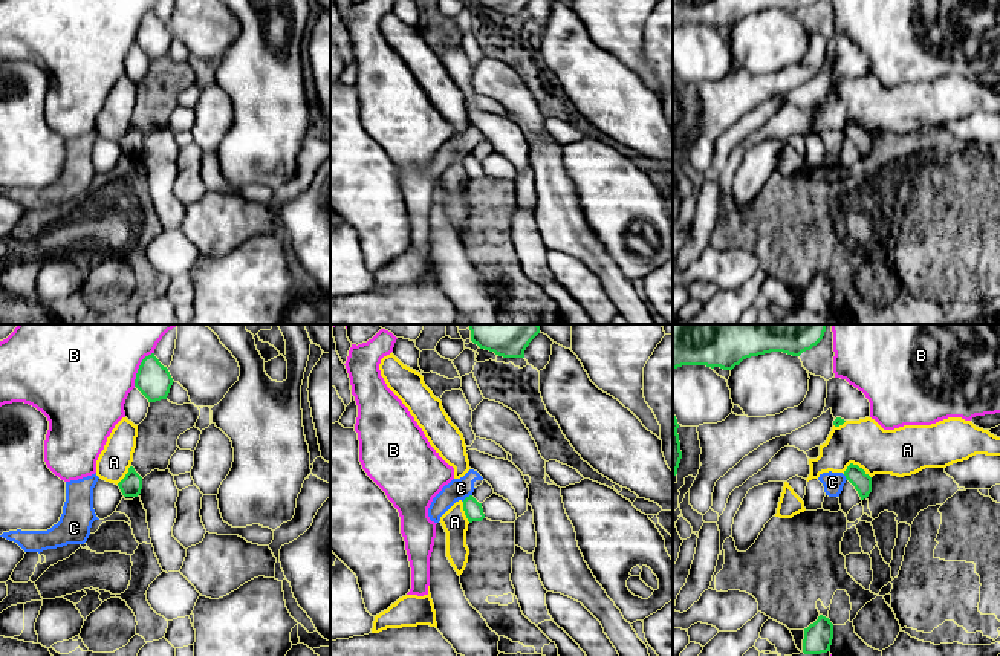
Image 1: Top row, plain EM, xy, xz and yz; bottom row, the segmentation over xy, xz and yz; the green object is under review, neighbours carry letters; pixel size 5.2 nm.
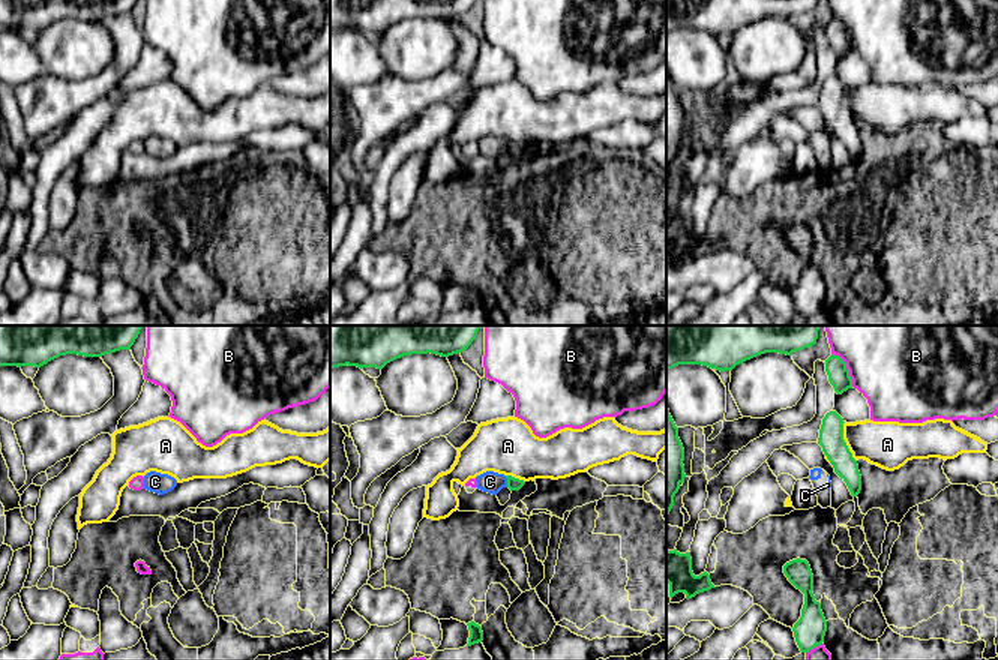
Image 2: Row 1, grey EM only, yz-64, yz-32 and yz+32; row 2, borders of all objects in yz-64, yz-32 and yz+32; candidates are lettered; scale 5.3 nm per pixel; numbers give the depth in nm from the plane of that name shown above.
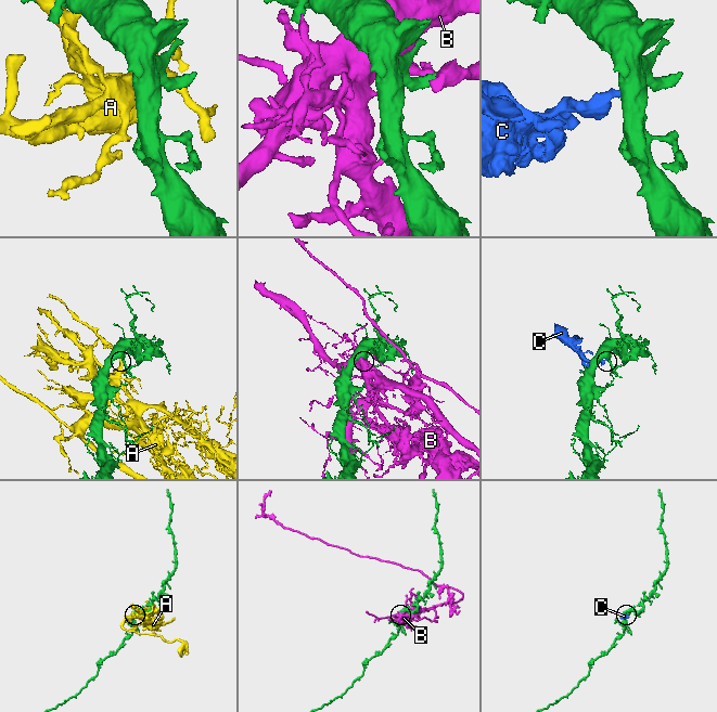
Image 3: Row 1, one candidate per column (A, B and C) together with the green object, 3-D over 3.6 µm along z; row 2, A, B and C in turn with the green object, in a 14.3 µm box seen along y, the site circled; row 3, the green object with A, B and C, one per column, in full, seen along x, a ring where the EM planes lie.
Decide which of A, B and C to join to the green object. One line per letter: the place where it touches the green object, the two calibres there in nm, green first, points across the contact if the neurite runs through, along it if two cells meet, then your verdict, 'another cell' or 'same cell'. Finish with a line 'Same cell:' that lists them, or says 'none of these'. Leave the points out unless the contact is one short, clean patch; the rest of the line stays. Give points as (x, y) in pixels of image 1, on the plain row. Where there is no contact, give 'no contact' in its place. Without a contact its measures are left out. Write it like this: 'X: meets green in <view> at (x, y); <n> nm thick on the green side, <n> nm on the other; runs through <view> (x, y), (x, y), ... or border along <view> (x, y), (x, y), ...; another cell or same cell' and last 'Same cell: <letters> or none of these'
A: meets green in yz at (857, 123); 100 nm thick on the green side, 260 nm on the other; another cell
B: meets green in xy at (139, 25); 180 nm thick on the green side, 400 nm on the other; another cell
C: meets green in xz at (467, 155); 100 nm thick on the green side, 110 nm on the other; border along xz (471, 152), (462, 158); another cell
Same cell: none of these

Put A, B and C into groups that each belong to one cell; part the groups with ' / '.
A / B / C

